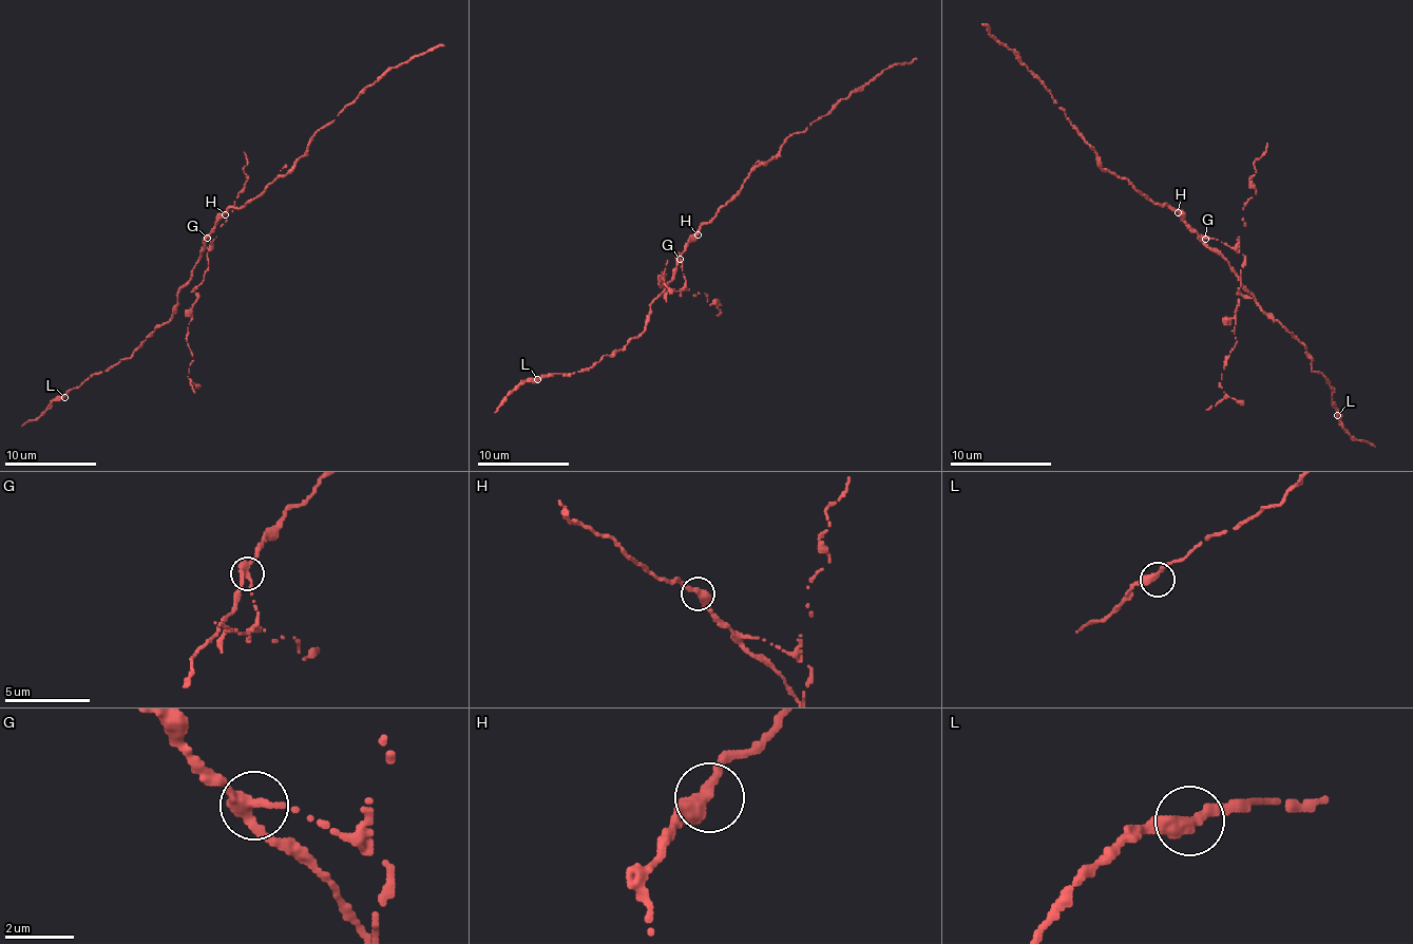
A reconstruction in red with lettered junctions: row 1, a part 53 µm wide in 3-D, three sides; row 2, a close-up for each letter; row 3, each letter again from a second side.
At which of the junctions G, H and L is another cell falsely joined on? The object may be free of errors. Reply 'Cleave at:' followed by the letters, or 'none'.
Cleave at: G

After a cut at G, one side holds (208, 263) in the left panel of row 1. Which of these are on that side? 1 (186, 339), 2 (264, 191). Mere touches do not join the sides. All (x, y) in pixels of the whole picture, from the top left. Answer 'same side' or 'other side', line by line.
1: same side
2: other side

